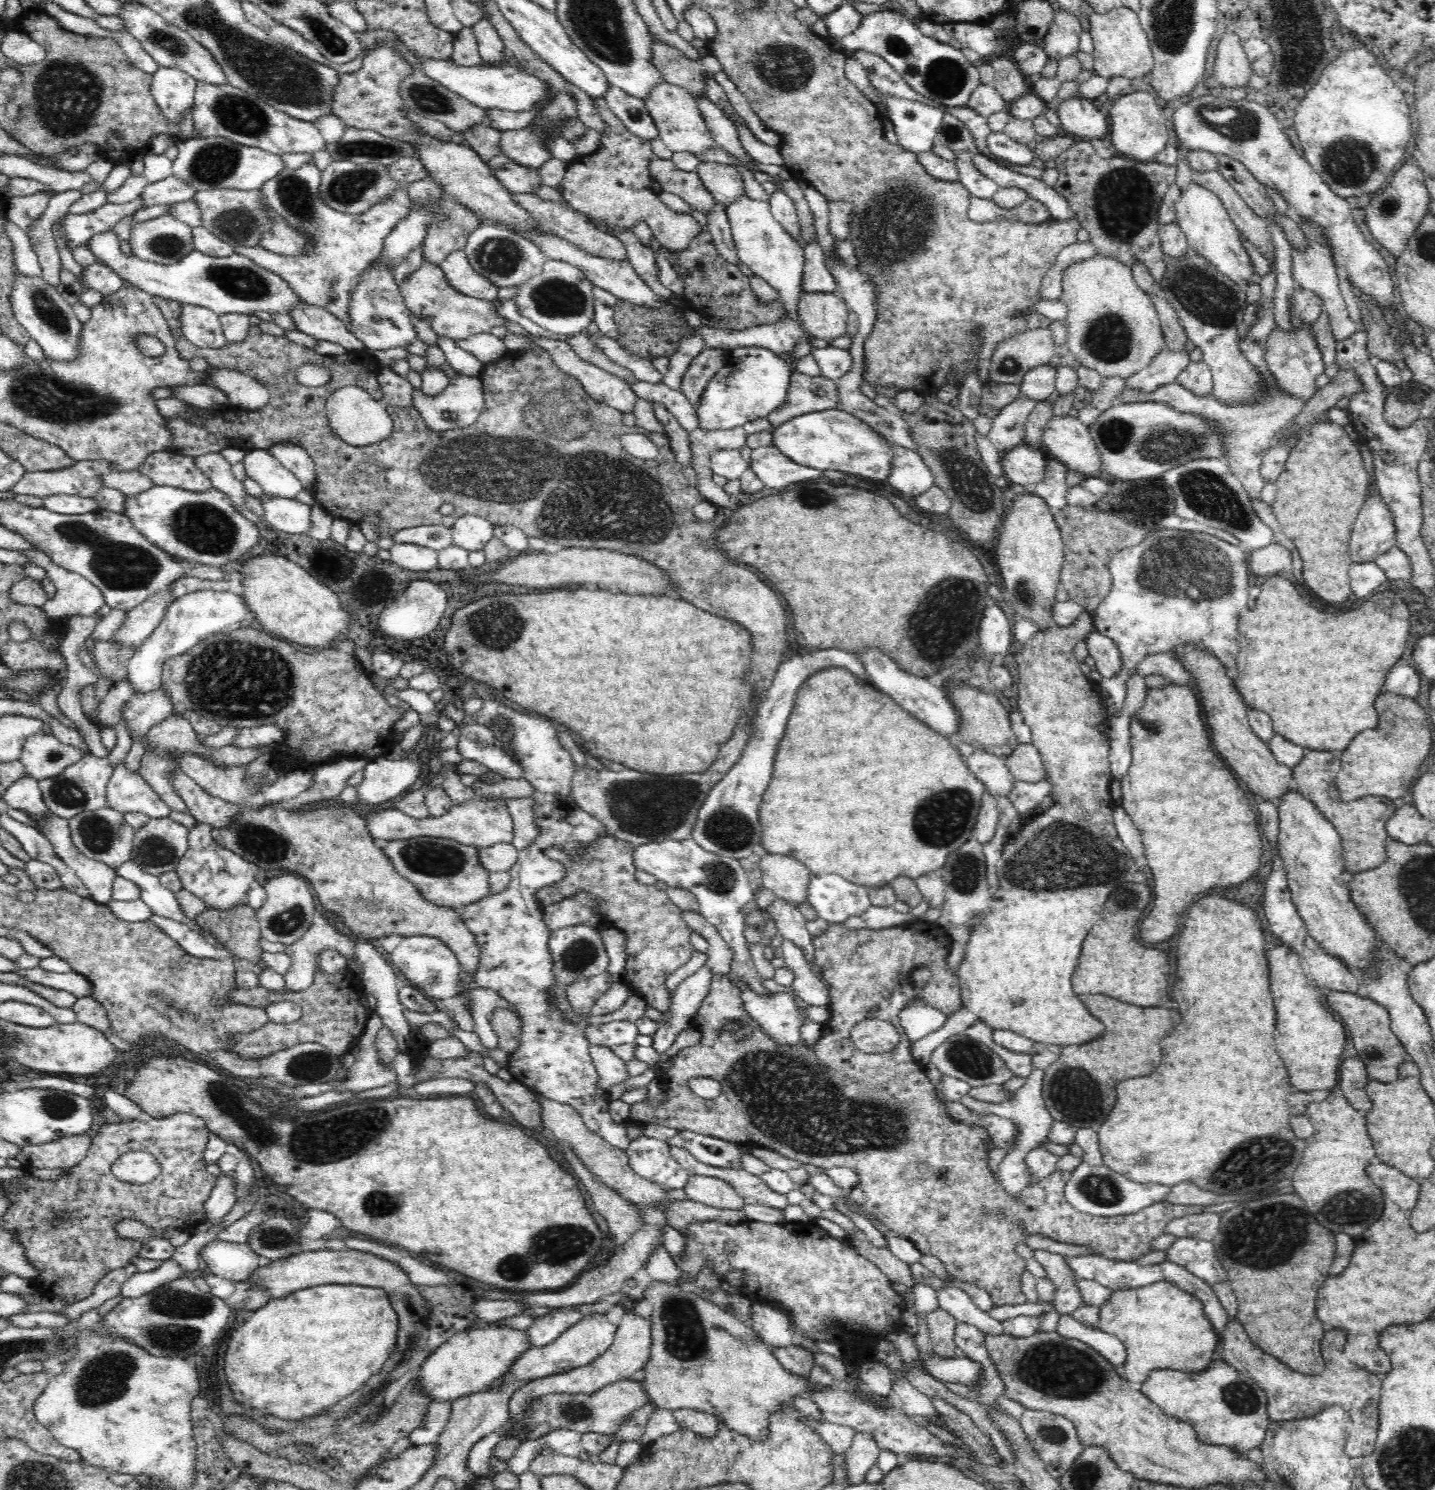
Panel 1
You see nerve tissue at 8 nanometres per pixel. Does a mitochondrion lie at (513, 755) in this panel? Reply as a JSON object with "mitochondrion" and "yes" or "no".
{"mitochondrion":"no"}

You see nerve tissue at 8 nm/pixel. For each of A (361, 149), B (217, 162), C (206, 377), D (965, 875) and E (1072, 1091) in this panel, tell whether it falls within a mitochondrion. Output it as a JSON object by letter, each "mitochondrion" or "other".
{"A":"mitochondrion","B":"mitochondrion","C":"other","D":"mitochondrion","E":"mitochondrion"}

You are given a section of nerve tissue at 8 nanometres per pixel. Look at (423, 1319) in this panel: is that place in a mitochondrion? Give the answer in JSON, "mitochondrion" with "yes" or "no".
{"mitochondrion":"no"}

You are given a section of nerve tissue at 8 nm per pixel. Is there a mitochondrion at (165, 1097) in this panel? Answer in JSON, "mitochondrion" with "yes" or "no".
{"mitochondrion":"no"}

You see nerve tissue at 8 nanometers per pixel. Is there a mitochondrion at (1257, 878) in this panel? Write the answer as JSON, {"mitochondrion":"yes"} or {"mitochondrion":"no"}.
{"mitochondrion":"no"}

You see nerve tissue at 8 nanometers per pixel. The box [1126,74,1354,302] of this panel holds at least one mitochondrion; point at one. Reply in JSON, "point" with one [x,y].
{"point":[1237,123]}

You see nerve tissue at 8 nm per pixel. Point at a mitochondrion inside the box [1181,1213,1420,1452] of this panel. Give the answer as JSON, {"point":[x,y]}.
{"point":[1242,1398]}

